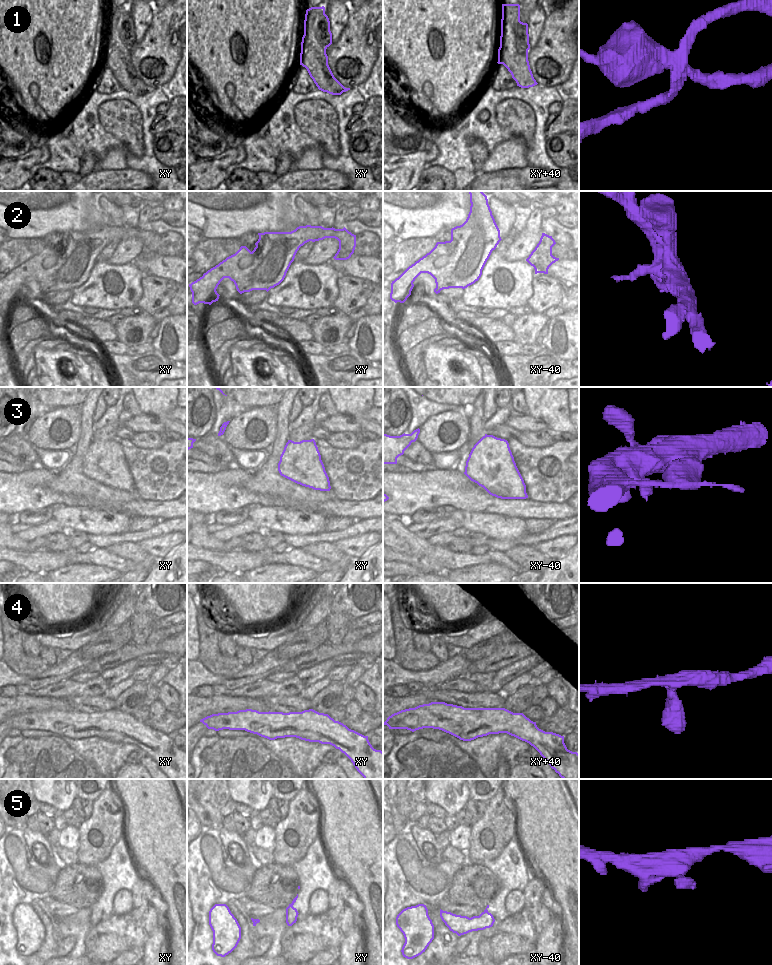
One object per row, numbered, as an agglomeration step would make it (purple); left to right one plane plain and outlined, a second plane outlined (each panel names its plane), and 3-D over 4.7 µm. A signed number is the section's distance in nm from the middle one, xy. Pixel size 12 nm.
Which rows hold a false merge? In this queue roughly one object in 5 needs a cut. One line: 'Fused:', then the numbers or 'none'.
Fused: 1

